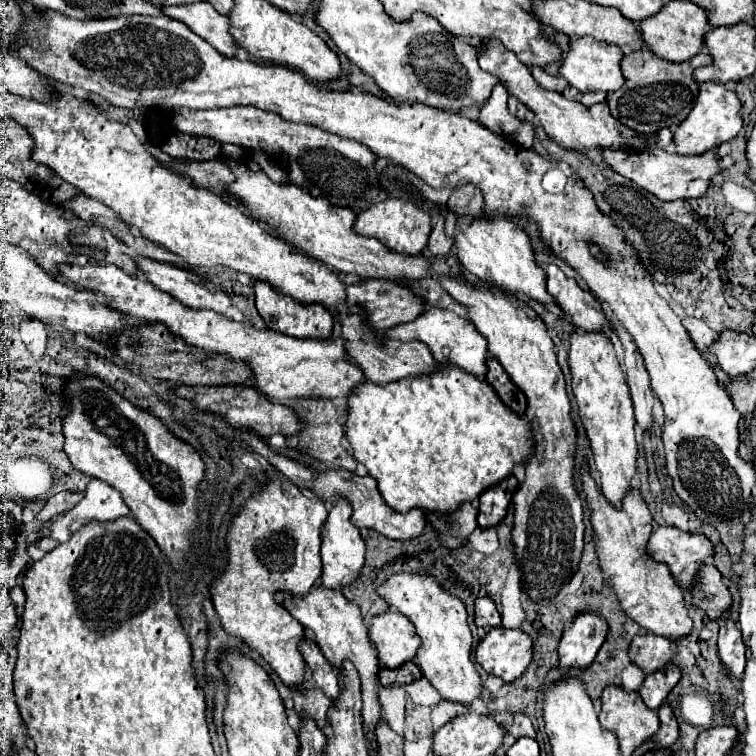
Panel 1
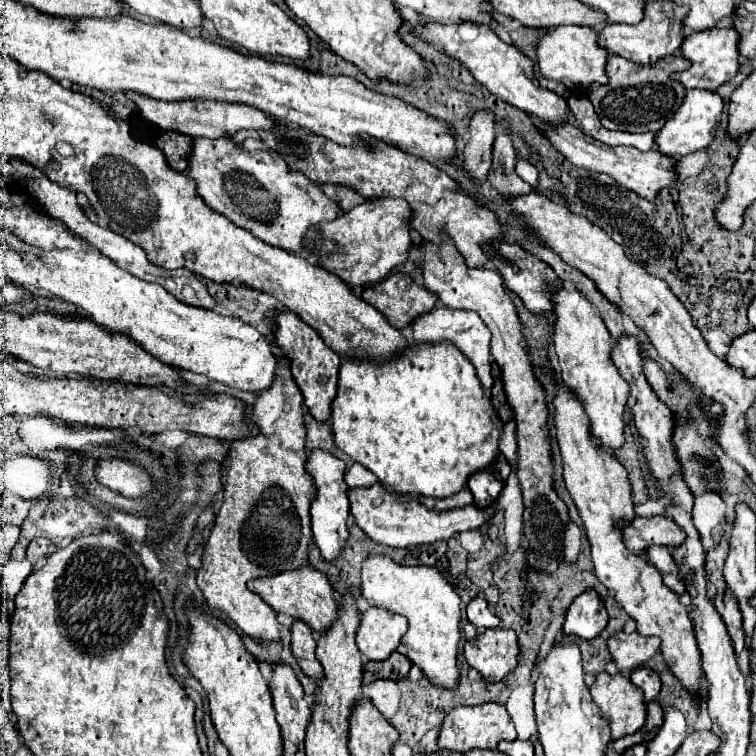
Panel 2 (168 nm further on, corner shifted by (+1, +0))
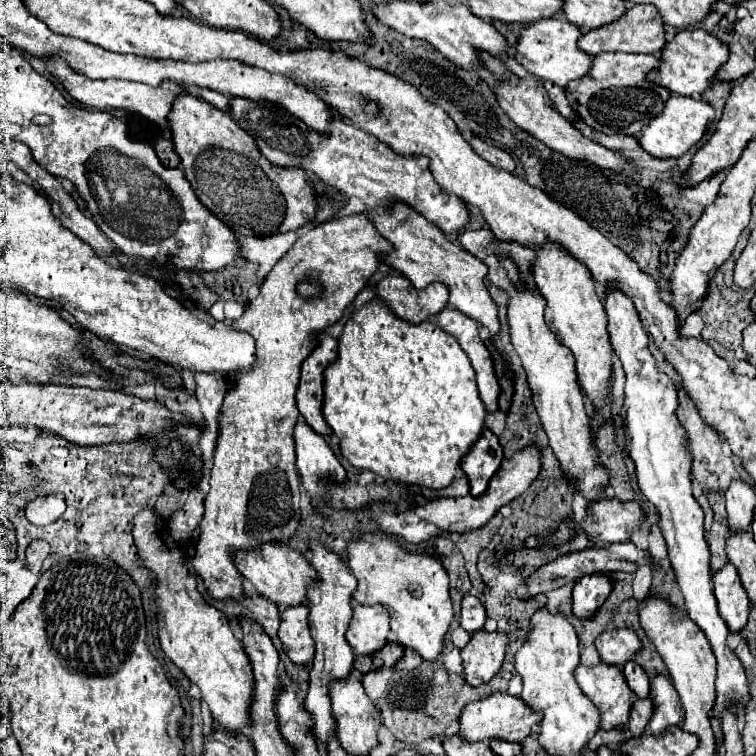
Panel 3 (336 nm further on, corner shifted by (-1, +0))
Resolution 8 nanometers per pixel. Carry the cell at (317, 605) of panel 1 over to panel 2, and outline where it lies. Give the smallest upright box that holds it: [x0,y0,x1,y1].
[249,566,339,634]

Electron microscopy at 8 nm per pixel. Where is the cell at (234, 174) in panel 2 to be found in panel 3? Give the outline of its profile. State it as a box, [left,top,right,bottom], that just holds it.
[169,92,317,238]

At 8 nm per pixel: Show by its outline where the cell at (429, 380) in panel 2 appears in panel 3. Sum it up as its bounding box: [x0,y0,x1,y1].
[323,296,487,490]

